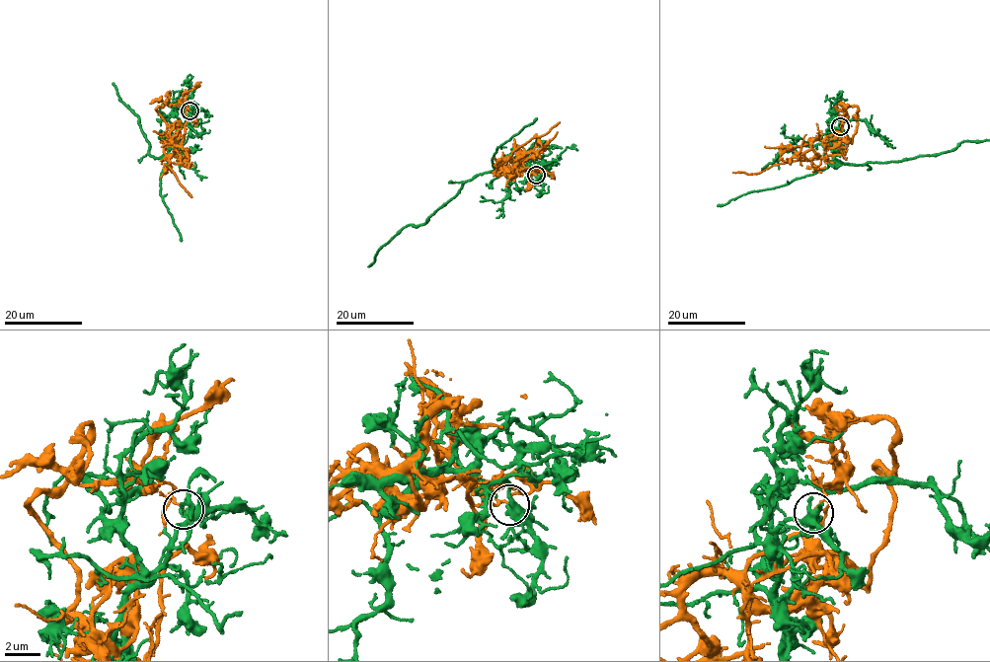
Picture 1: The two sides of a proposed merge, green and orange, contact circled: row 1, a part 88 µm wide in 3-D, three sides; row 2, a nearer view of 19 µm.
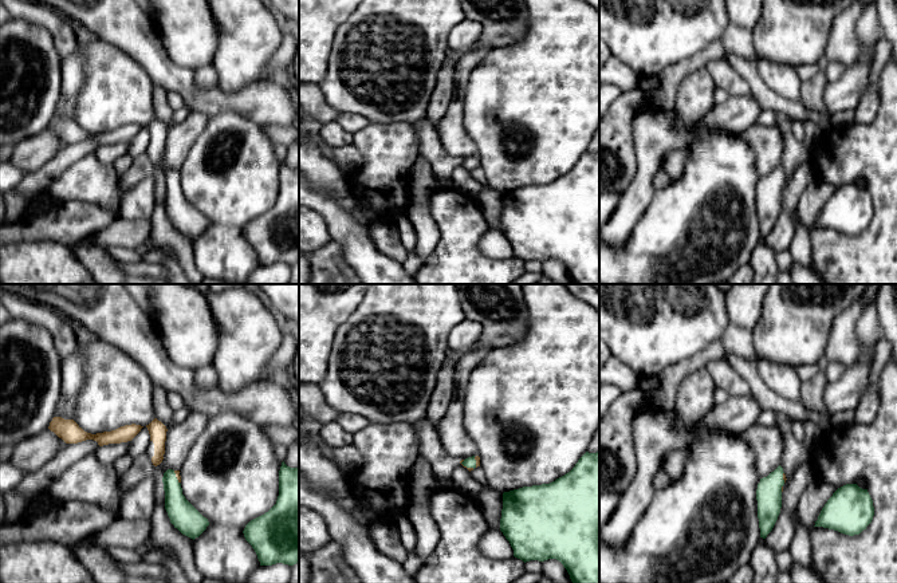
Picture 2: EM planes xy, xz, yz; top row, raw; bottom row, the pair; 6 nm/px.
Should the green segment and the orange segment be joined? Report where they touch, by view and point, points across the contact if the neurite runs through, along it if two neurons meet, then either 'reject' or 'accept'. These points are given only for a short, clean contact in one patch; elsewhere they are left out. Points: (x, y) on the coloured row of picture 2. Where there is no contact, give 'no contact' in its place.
contact xz (468, 467); border xz (460, 463), (467, 467), (476, 467); reject

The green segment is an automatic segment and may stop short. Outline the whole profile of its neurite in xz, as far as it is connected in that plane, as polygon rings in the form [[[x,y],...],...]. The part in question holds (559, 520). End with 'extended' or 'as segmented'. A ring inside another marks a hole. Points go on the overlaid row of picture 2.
[[[586,452],[569,473],[550,484],[504,492],[500,531],[510,541],[514,556],[524,563],[556,559],[573,583],[599,583],[599,452]]]; as segmented

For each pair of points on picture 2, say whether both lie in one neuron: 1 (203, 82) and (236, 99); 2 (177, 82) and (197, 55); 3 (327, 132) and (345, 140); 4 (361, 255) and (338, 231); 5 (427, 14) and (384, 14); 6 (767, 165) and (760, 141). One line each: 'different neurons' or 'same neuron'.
1: different neurons
2: different neurons
3: same neuron
4: same neuron
5: same neuron
6: same neuron

